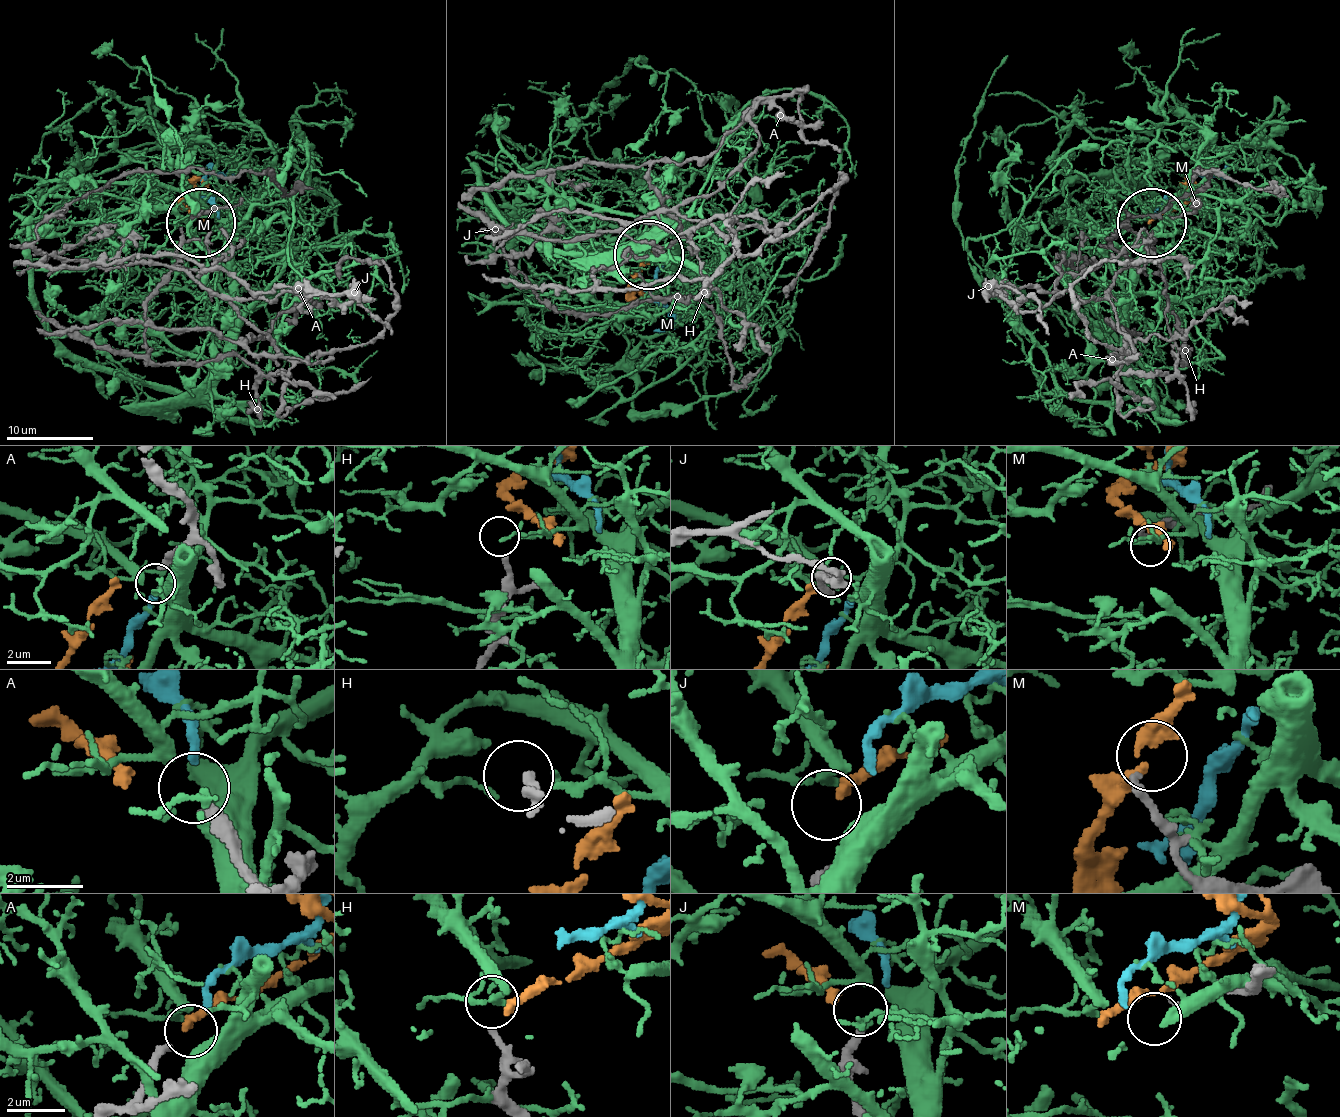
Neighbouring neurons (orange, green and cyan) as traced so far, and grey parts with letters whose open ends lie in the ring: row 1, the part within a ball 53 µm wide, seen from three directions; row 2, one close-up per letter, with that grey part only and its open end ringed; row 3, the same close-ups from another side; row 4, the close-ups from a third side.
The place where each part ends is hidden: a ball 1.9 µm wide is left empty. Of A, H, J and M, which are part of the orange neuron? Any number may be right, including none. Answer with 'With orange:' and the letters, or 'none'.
With orange: none

